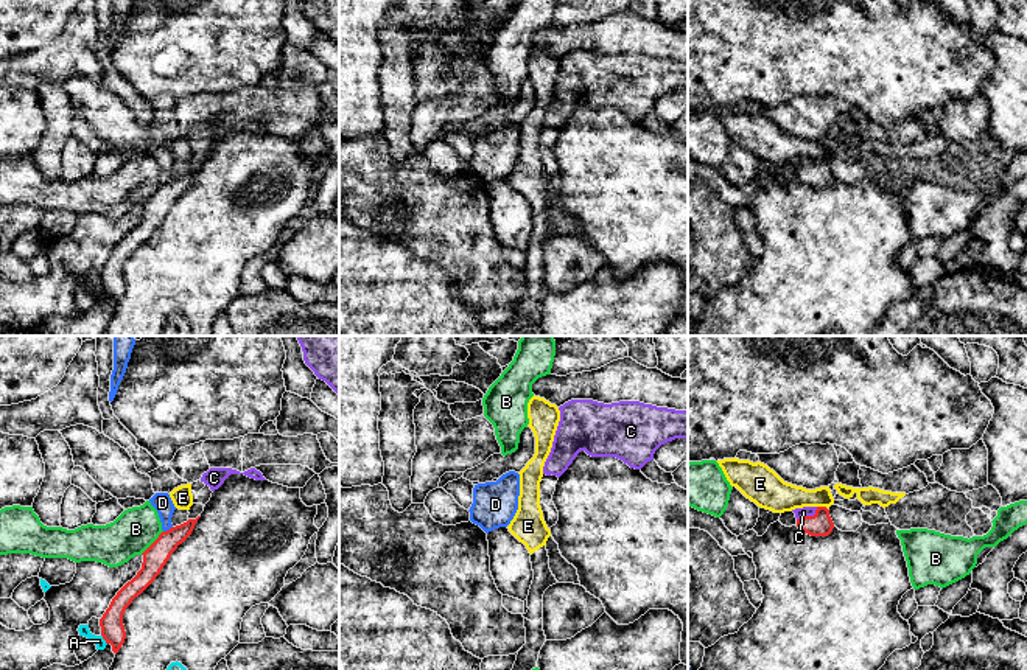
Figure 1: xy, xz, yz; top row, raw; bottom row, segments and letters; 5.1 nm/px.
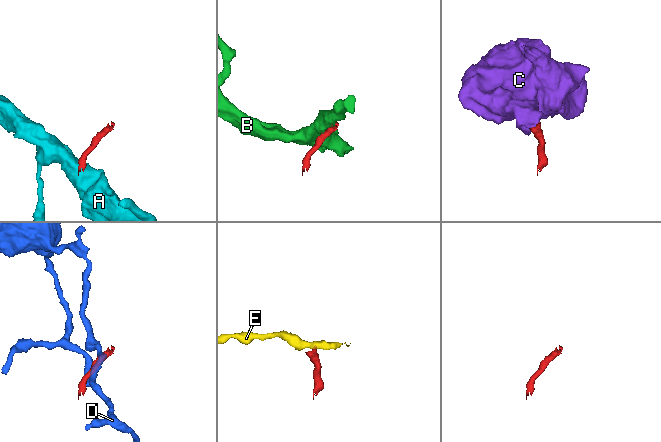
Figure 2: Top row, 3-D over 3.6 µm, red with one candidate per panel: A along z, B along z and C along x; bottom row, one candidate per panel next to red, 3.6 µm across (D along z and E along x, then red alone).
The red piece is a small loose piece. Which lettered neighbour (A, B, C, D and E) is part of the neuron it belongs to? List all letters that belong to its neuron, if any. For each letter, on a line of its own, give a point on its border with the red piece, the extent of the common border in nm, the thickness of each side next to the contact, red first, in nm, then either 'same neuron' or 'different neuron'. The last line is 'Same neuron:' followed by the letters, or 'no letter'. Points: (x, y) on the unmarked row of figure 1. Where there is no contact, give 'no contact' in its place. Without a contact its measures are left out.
A: xy (103, 289) | 60 nm | 130/60 nm | different neuron
B: xy (153, 195) | 170 nm | 120/220 nm | different neuron
C: yz (808, 168) | 130 nm | 120/50 nm | same neuron
D: xy (167, 182) | 60 nm | 120/100 nm | different neuron
E: yz (822, 159) | 60 nm | 120/170 nm | different neuron
Same neuron: C

